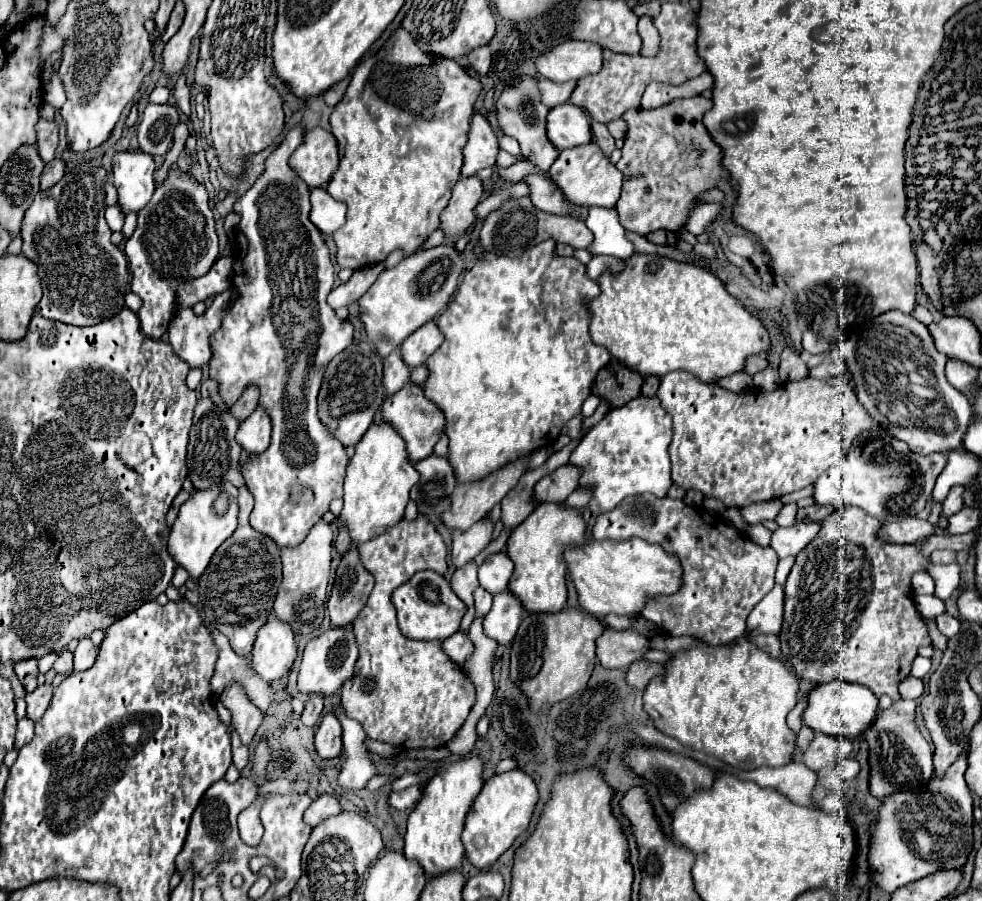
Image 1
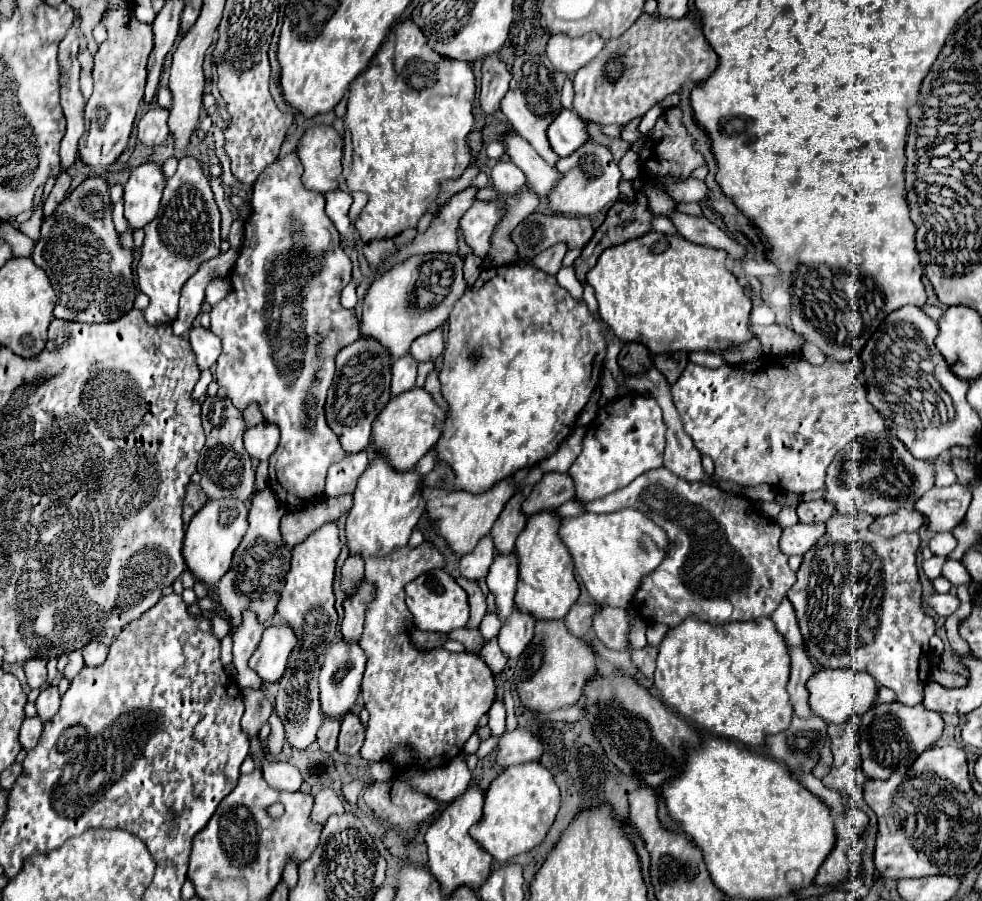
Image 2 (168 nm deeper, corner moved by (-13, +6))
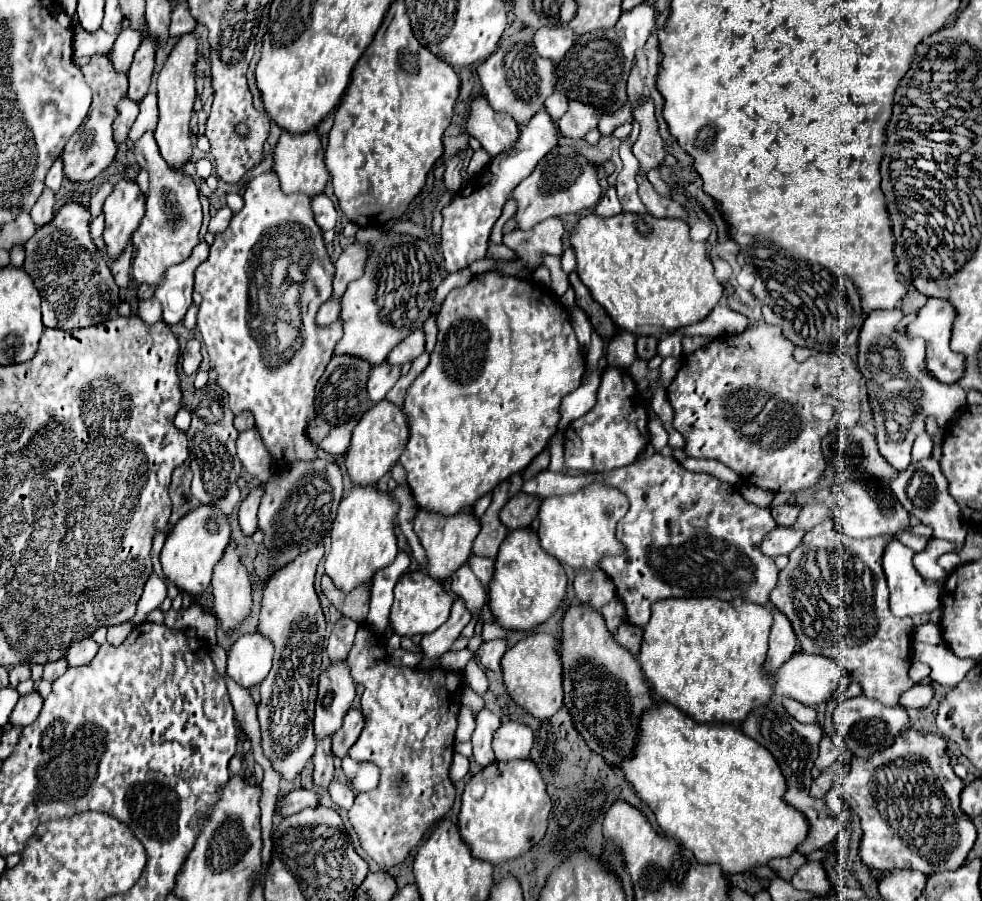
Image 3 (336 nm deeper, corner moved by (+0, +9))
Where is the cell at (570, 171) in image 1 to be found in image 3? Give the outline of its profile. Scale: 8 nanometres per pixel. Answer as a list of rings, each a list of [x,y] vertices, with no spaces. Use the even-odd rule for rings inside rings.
[[[553,147],[533,169],[533,173],[513,189],[511,197],[517,203],[517,211],[515,211],[515,223],[519,229],[531,229],[533,225],[549,219],[549,217],[559,217],[565,213],[577,213],[577,211],[585,211],[585,209],[593,209],[599,199],[601,199],[601,187],[597,183],[597,169],[589,165],[589,161],[585,161],[573,147]]]

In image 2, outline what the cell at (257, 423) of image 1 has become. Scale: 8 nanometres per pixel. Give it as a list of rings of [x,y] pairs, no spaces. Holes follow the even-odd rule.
[[[262,422],[244,432],[244,448],[252,458],[266,460],[278,446],[280,430],[272,422]]]

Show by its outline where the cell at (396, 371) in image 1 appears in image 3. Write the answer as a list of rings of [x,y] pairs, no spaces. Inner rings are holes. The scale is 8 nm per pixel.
[[[381,363],[377,367],[371,369],[369,381],[367,381],[367,391],[369,391],[369,399],[373,403],[379,403],[385,399],[387,391],[399,381],[401,377],[401,367],[397,365],[389,365],[389,363]]]

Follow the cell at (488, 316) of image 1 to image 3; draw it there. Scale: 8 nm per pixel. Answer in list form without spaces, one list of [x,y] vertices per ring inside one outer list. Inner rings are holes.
[[[481,273],[481,275],[473,277],[471,283],[467,283],[465,287],[453,289],[447,295],[445,305],[437,317],[437,331],[439,331],[437,345],[431,353],[431,361],[423,369],[423,373],[417,375],[417,379],[409,385],[407,395],[405,395],[403,413],[407,415],[407,421],[409,421],[409,443],[403,449],[403,455],[399,461],[407,469],[407,483],[413,491],[417,505],[429,513],[453,515],[453,513],[459,513],[463,509],[473,507],[479,497],[491,493],[507,477],[525,471],[529,467],[529,463],[547,447],[547,443],[551,441],[551,437],[557,431],[559,405],[561,405],[563,395],[577,389],[579,381],[585,373],[585,355],[577,343],[575,331],[573,331],[571,321],[569,321],[569,313],[559,305],[557,297],[551,295],[551,291],[547,291],[541,285],[527,283],[523,279],[505,277],[501,273]]]

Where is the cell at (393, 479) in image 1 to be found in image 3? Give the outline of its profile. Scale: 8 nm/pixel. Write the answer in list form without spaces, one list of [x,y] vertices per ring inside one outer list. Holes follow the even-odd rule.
[[[353,487],[339,503],[337,517],[331,529],[331,549],[325,559],[325,573],[343,593],[351,593],[359,585],[373,581],[373,575],[395,561],[397,539],[393,533],[397,501],[391,493],[379,493],[375,487]]]

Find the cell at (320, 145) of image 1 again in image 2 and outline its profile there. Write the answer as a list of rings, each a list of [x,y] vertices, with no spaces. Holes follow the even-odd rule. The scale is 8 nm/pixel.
[[[326,124],[306,130],[298,144],[298,158],[304,166],[302,184],[308,190],[330,192],[338,188],[342,174],[342,152],[344,142],[340,134]]]

